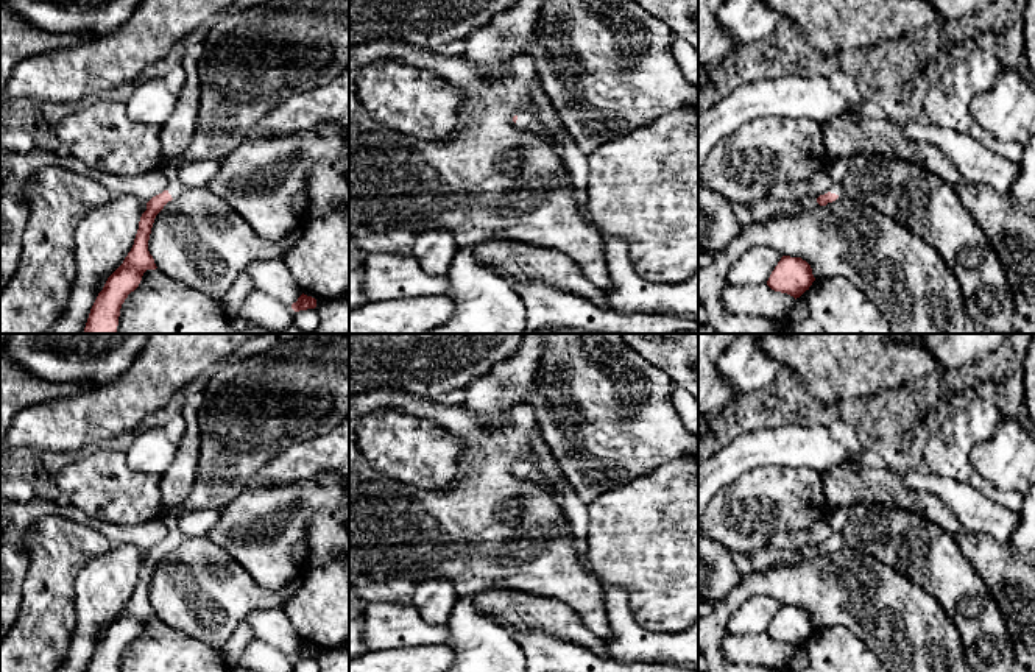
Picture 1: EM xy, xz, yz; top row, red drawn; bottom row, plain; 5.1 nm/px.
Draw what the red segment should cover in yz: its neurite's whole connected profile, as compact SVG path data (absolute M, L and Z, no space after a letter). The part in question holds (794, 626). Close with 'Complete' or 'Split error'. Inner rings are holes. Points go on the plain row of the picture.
M782 605L772 621L767 635L795 649L800 647L815 630L811 614L801 607Z. Complete

